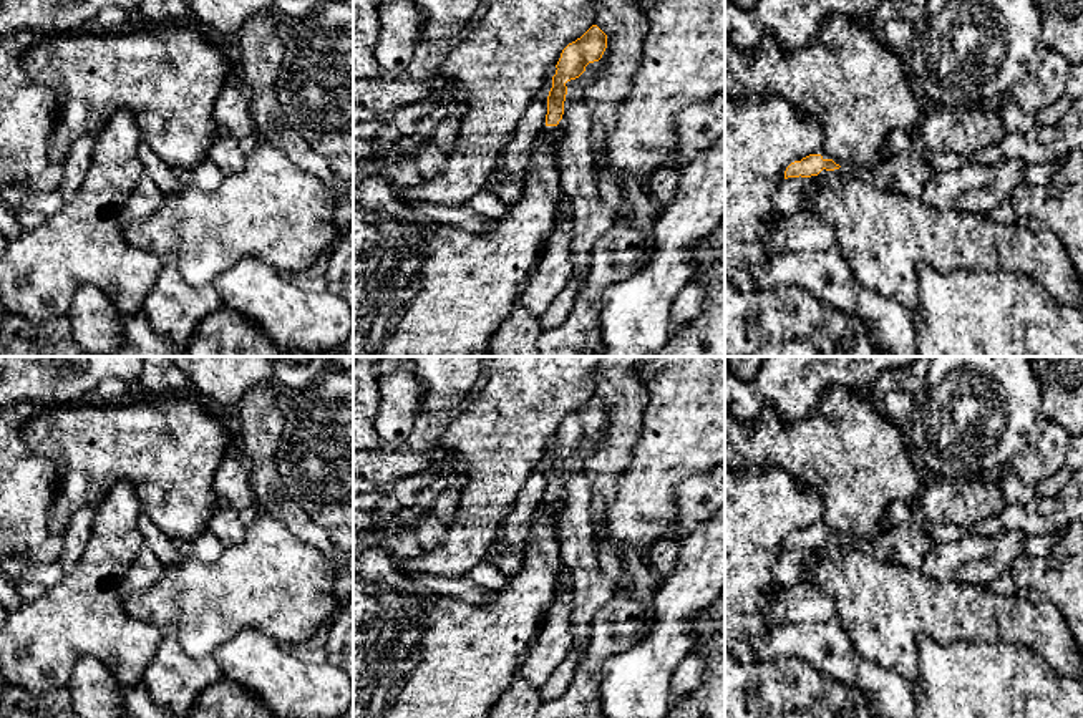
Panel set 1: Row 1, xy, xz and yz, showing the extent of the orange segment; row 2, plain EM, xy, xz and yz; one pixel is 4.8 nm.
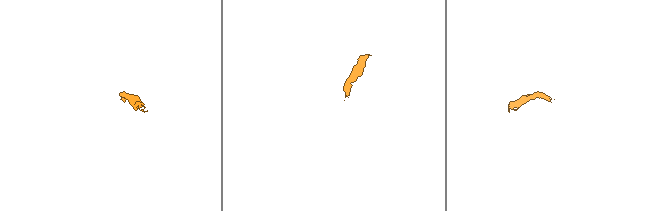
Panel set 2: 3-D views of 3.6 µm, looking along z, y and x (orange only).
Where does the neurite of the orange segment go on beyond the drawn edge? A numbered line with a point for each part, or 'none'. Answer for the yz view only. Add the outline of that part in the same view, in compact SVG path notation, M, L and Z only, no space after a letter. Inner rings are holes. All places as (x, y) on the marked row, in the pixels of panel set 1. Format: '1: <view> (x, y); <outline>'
none

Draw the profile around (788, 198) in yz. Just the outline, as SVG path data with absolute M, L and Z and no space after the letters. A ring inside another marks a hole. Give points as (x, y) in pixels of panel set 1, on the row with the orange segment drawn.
M788 177L783 179L779 187L773 194L773 206L781 219L798 216L801 212L806 187L814 181L811 177Z

